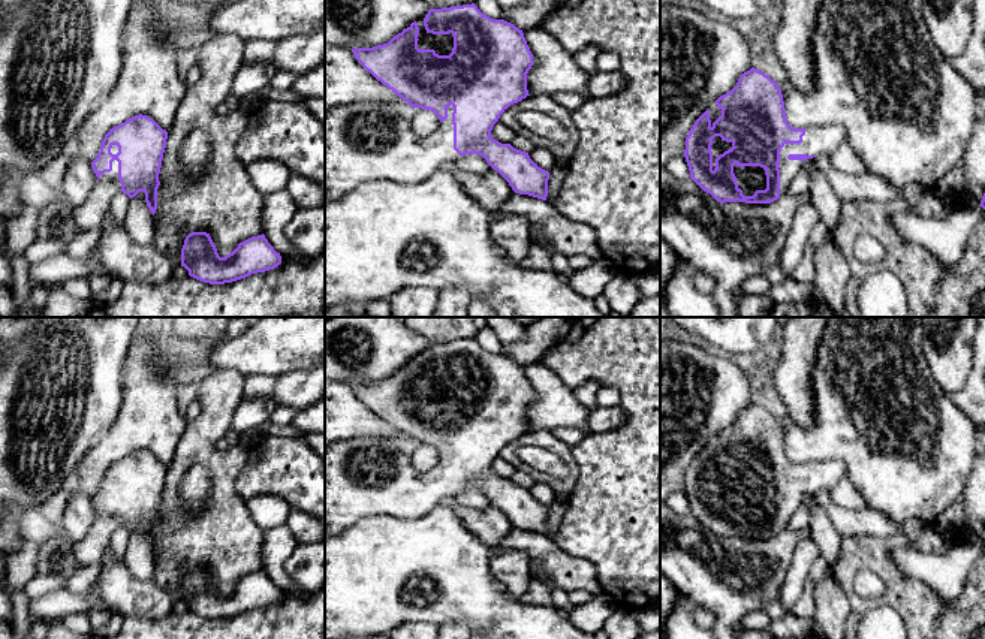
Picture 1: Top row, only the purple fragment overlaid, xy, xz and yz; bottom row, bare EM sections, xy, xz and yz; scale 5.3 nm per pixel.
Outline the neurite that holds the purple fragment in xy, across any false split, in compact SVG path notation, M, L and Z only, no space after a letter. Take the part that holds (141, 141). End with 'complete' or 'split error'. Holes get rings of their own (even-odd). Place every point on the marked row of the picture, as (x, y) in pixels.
M135 115L105 135L91 168L99 180L118 180L130 199L144 192L154 215L166 139L168 132L153 118Z | split error

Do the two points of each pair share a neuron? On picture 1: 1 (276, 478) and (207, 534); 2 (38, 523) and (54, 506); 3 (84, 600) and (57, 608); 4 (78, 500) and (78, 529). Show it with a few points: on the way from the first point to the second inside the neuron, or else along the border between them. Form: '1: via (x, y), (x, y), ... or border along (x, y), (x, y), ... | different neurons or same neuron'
1: border along (244, 464), (235, 484), (235, 493), (244, 502) | different neurons
2: border along (35, 509), (60, 526) | different neurons
3: via (78, 603), (63, 603) | same neuron
4: via (78, 508), (78, 521) | same neuron

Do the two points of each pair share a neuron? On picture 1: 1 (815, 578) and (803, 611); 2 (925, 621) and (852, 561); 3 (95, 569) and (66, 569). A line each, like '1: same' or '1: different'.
1: same
2: same
3: same

